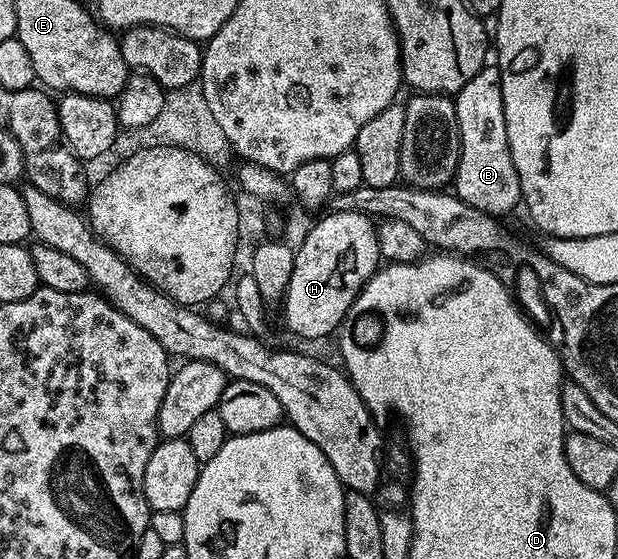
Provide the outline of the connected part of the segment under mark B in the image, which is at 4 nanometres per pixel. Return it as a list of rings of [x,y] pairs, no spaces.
[[[487,63],[475,75],[475,79],[467,79],[467,83],[463,83],[463,87],[455,94],[453,103],[455,107],[455,115],[457,116],[457,126],[459,127],[459,135],[461,136],[461,150],[459,151],[459,161],[457,163],[457,174],[453,176],[451,182],[452,188],[455,190],[459,199],[463,199],[463,203],[467,203],[471,207],[475,207],[479,211],[491,214],[492,217],[498,219],[504,218],[504,213],[509,213],[513,208],[522,204],[523,198],[521,195],[521,188],[519,187],[519,175],[515,171],[515,163],[511,159],[511,151],[507,143],[507,119],[503,111],[503,91],[501,90],[501,70],[497,68],[496,64]]]

